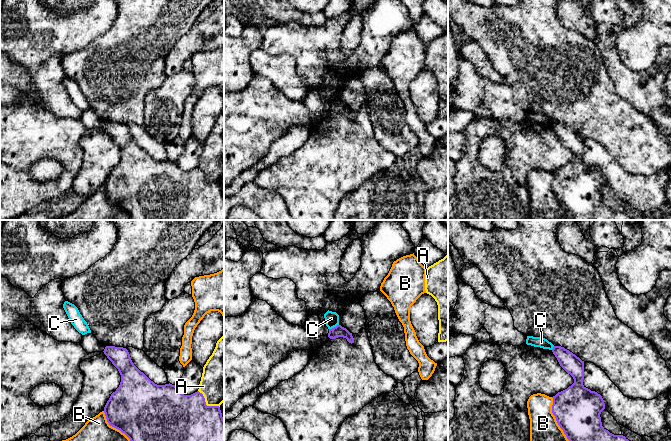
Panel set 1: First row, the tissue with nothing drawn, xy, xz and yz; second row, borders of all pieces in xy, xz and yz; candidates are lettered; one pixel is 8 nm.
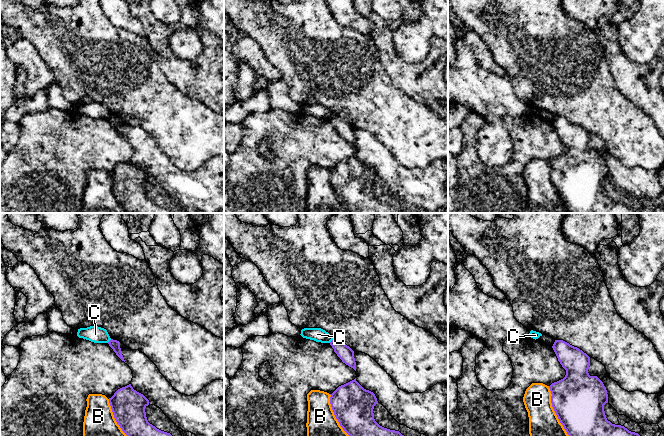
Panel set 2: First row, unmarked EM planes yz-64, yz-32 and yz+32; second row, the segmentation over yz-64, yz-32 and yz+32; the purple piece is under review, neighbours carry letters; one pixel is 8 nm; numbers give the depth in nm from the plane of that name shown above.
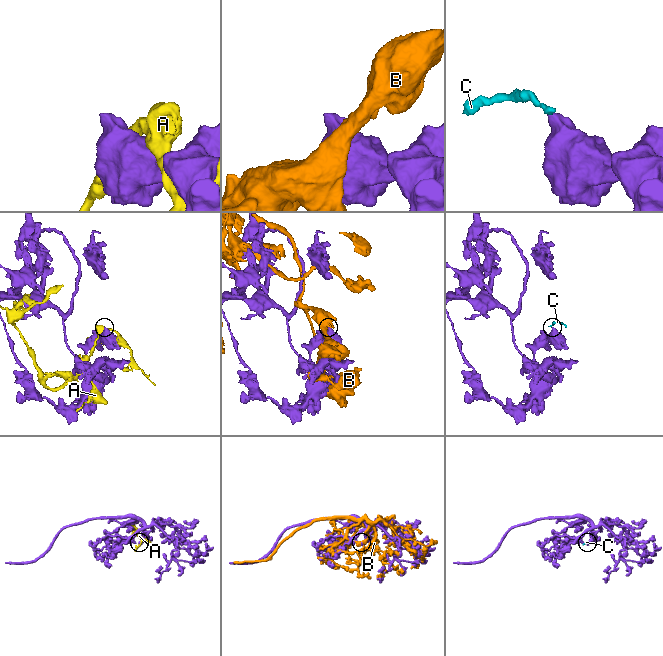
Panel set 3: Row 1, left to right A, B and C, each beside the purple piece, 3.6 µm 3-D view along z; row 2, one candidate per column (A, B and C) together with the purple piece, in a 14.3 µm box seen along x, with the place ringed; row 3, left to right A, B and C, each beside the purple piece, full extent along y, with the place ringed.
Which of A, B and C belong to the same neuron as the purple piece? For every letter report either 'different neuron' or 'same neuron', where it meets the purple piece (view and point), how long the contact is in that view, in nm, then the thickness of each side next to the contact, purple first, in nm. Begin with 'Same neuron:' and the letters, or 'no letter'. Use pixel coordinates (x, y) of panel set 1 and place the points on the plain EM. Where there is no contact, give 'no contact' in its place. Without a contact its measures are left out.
Same neuron: no letter
A: different neuron; contact xy (205, 180); length 220 nm; calibres 500 and 360 nm
B: different neuron; contact yz (556, 196); length 420 nm; calibres 380 and 300 nm
C: different neuron; contact xz (334, 103); length 90 nm; calibres 90 and 110 nm

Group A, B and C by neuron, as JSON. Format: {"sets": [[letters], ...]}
{"sets": [["A"], ["B"], ["C"]]}

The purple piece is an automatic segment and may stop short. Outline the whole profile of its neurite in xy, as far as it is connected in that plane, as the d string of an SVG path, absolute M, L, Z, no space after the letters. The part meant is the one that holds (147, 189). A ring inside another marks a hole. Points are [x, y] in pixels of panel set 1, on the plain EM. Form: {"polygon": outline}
{"polygon": "M106 122L104 130L121 151L119 163L113 168L104 183L110 202L120 206L132 220L224 220L224 195L219 182L207 182L199 167L184 171L172 160L157 161L132 138L126 124Z"}

